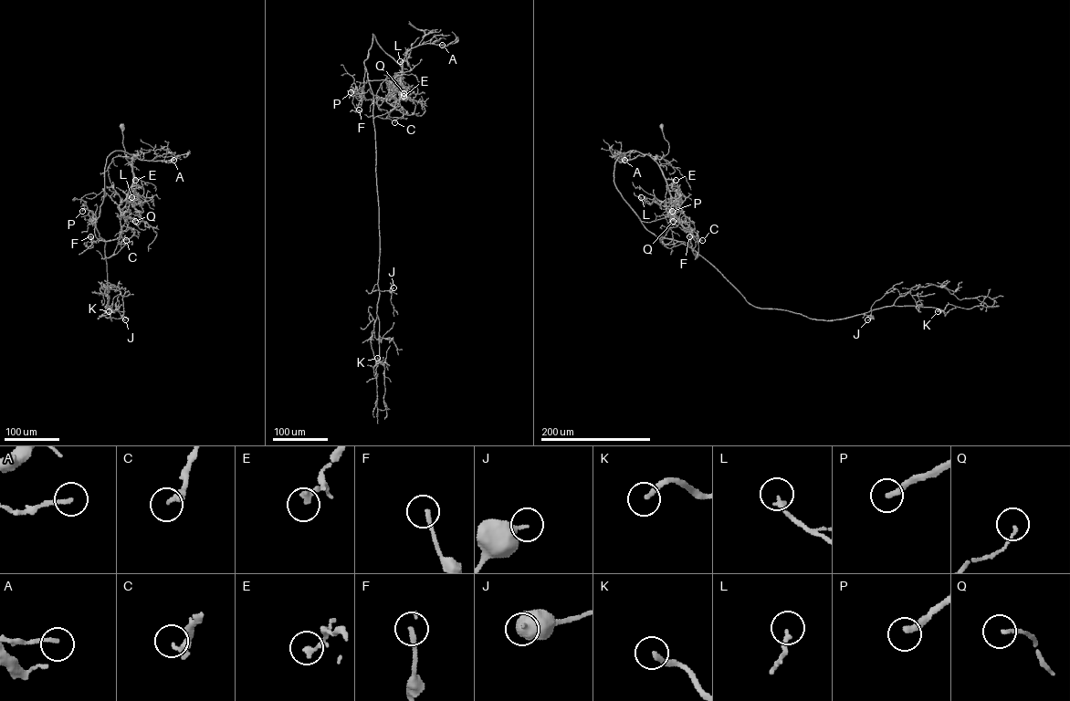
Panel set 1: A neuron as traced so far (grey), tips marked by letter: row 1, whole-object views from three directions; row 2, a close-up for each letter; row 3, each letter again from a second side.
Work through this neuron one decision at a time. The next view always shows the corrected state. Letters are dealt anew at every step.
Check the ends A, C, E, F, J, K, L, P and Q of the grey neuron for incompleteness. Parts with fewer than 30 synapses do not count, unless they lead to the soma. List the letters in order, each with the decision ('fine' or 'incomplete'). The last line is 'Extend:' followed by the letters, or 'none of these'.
A: fine
C: fine
E: fine
F: incomplete
J: fine
K: incomplete
L: fine
P: incomplete
Q: fine
Extend: F, K, P

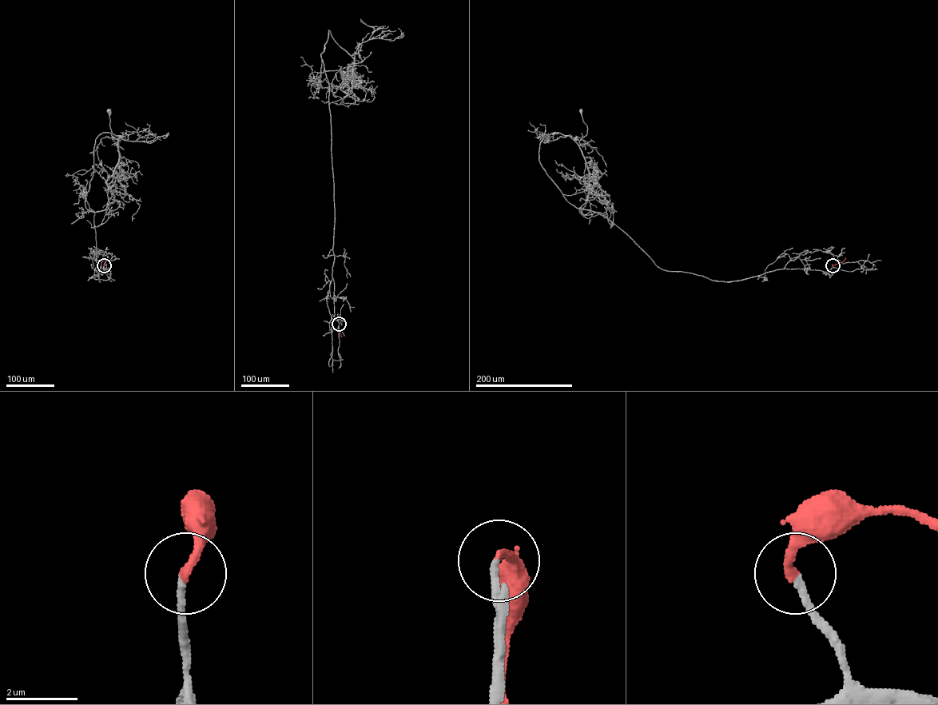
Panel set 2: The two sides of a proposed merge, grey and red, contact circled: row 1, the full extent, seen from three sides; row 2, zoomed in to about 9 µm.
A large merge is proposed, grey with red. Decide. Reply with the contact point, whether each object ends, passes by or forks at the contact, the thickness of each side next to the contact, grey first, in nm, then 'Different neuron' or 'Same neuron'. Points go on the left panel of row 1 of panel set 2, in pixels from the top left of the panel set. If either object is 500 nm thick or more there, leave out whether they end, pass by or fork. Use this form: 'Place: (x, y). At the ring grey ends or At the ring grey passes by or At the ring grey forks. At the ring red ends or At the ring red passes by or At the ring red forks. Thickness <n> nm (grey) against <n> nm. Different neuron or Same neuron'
Place: (104, 265). At the ring grey ends. At the ring red ends. Thickness 190 nm (grey) against 240 nm. Same neuron

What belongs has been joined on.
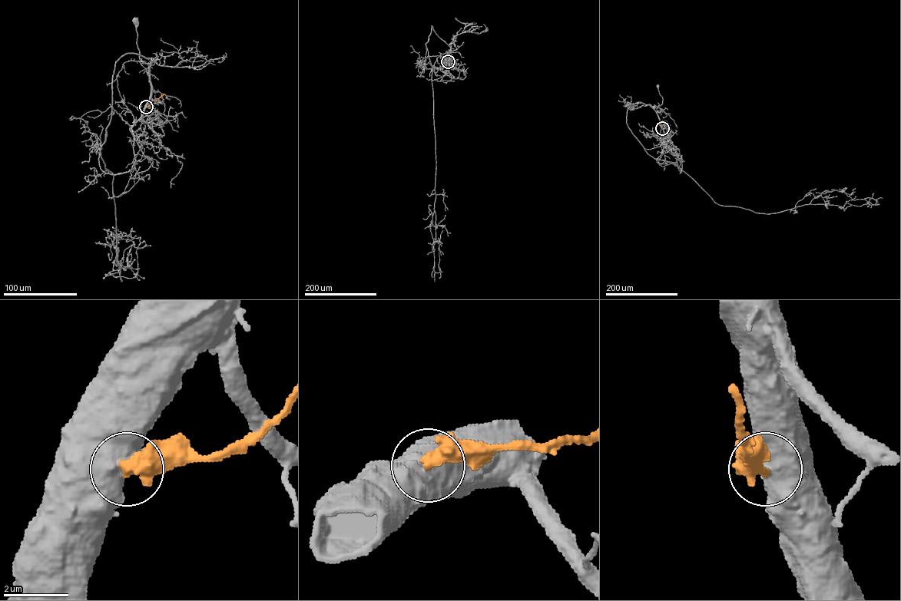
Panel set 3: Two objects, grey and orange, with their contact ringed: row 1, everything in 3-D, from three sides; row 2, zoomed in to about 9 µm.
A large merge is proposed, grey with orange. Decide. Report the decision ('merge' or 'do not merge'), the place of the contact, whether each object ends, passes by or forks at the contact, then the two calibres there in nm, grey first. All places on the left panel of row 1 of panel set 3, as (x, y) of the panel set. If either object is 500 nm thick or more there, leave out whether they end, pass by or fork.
do not merge; at (146, 107); 750 nm thick on the grey side, 500 nm on the other

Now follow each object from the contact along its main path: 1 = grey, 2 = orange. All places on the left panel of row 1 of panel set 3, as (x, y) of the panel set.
1: (146, 107), (150, 82), (148, 73), (140, 61), (135, 21)
2: (146, 107), (163, 94), (167, 96)

